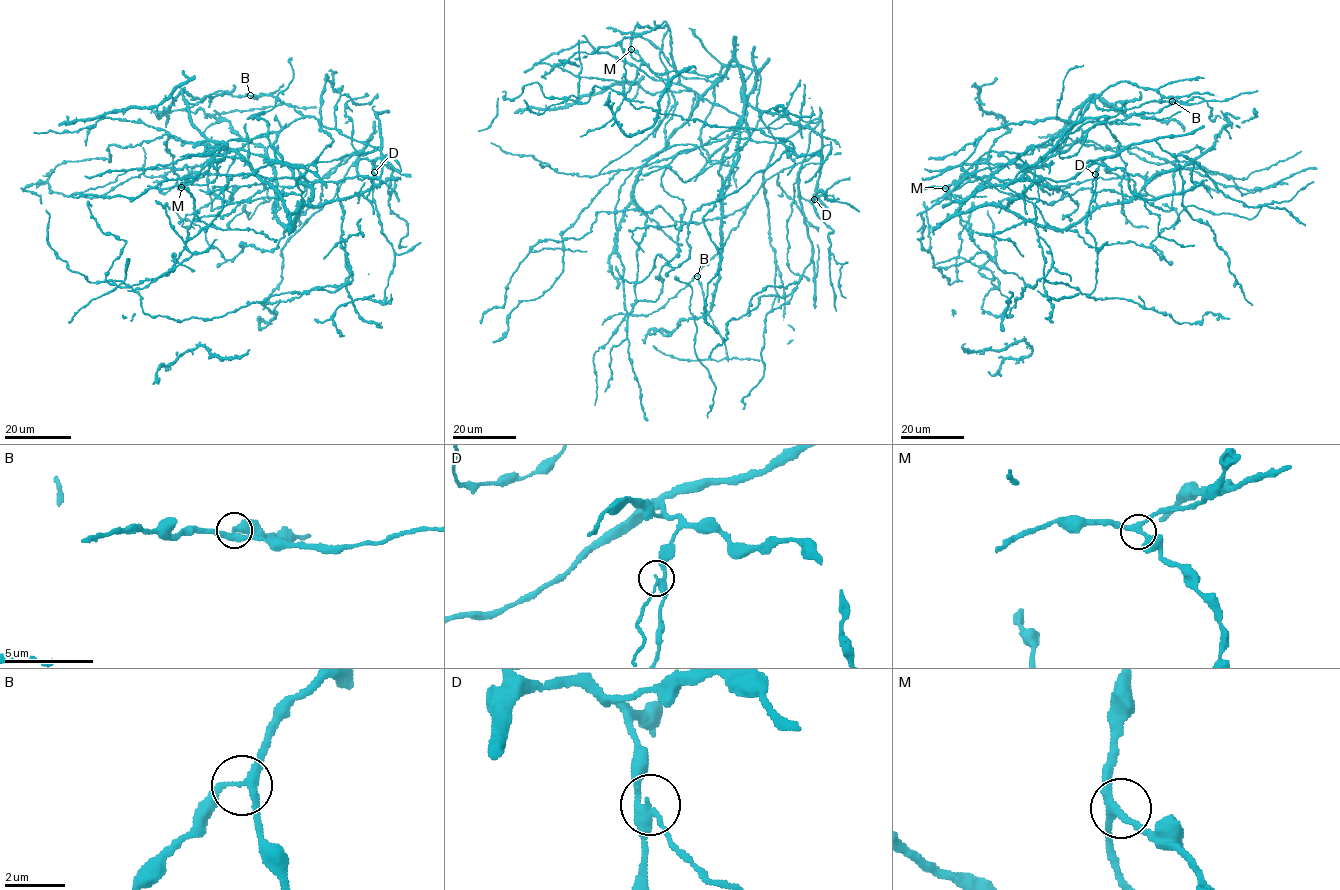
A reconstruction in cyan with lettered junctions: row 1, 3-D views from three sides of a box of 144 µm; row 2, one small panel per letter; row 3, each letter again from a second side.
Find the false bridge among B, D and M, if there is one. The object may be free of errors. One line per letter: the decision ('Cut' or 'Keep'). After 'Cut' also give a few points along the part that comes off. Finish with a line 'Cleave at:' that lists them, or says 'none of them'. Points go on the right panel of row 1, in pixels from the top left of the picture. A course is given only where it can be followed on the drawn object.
B: Keep
D: Cut. Course of the part to remove: (1095, 174), (1091, 182), (1094, 202)
M: Keep
Cleave at: D

